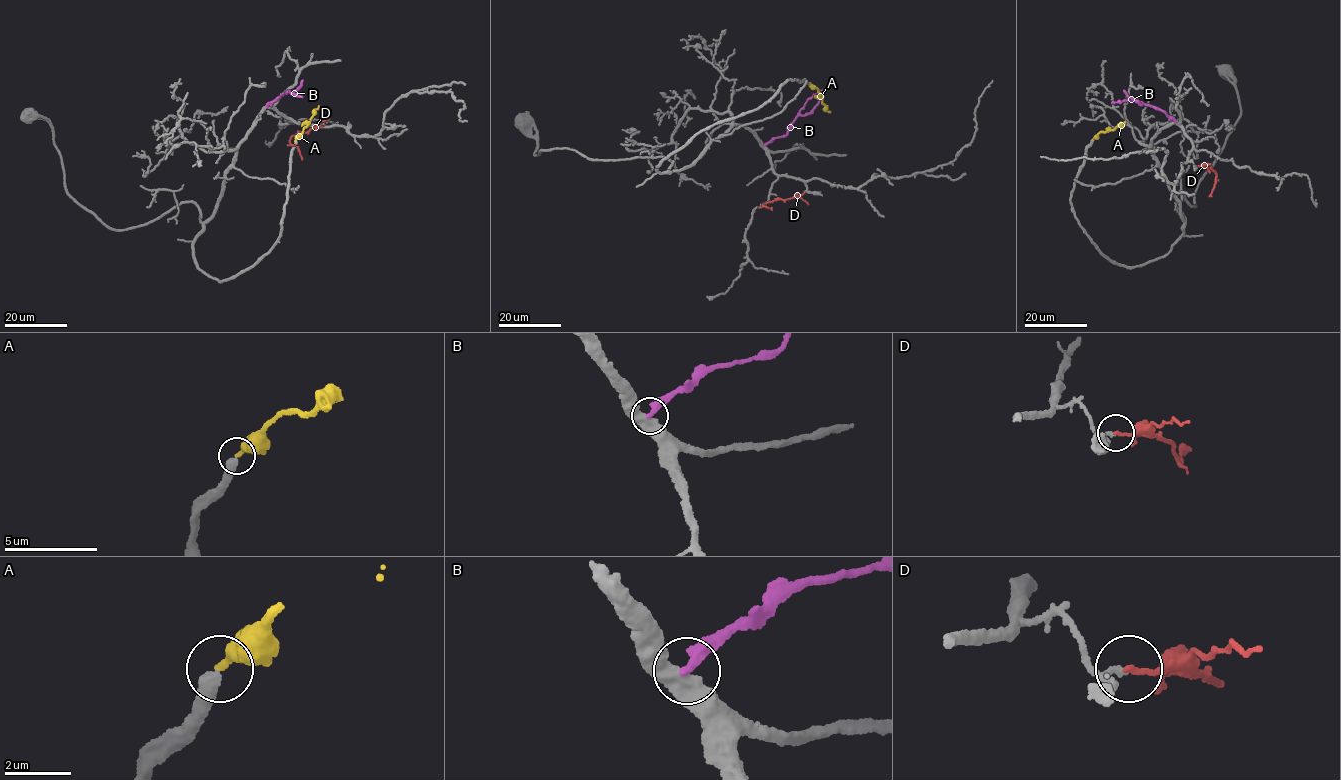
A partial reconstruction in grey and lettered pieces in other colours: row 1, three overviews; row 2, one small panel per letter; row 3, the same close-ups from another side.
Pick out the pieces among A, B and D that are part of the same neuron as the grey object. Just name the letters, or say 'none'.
none

